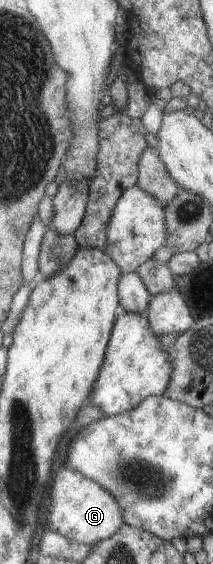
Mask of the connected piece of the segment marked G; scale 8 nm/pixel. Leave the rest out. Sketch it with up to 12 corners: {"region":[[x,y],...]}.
{"region":[[61,466],[48,488],[50,531],[94,544],[122,524],[110,492]]}

